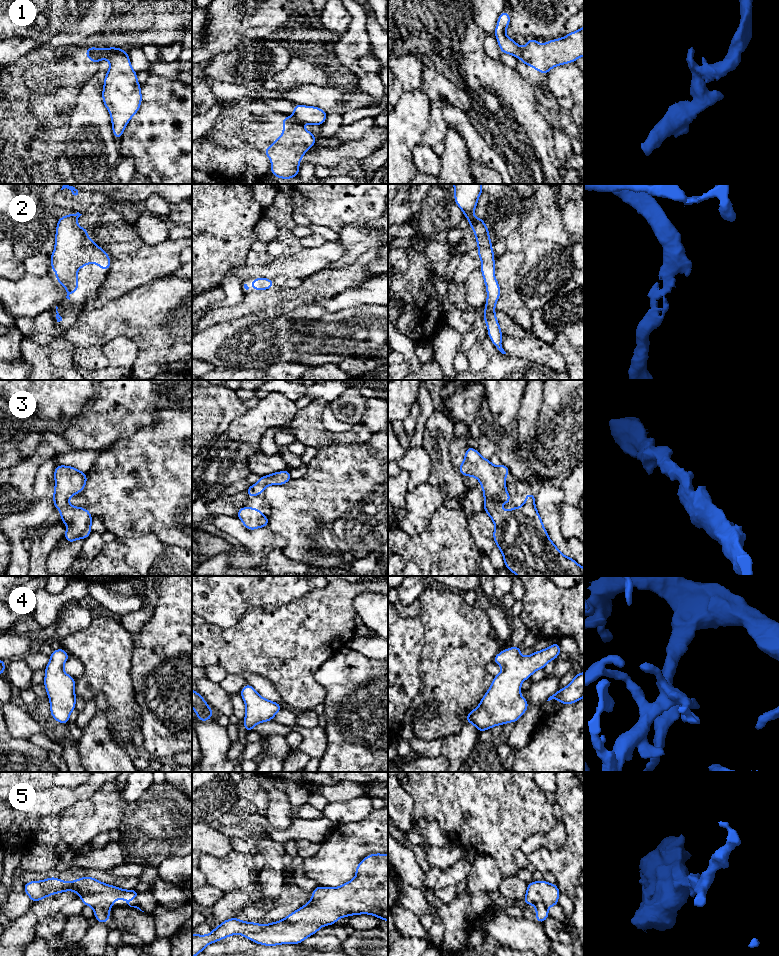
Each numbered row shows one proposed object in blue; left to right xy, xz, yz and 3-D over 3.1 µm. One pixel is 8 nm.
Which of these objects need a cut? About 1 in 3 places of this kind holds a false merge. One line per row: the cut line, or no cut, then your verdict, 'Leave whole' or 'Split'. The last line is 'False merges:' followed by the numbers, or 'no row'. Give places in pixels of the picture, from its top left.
1: Split along xy (90, 48), (93, 56), (98, 60). Split
2: No split. Leave whole
3: No split. Leave whole
4: No split. Leave whole
5: No split. Leave whole
False merges: 1

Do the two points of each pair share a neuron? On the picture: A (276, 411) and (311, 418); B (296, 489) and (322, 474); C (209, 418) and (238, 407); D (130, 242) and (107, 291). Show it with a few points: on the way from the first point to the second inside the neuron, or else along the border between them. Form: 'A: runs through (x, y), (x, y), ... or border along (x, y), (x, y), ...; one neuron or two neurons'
A: border along (297, 410), (294, 417), (288, 423), (281, 426); two neurons
B: runs through (302, 489), (307, 489), (316, 480); one neuron
C: runs through (216, 411), (220, 407), (231, 407); one neuron
D: runs through (130, 254), (130, 268), (119, 279); one neuron

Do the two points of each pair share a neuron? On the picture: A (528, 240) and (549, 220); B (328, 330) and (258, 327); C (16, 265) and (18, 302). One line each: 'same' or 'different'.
A: different
B: same
C: different

